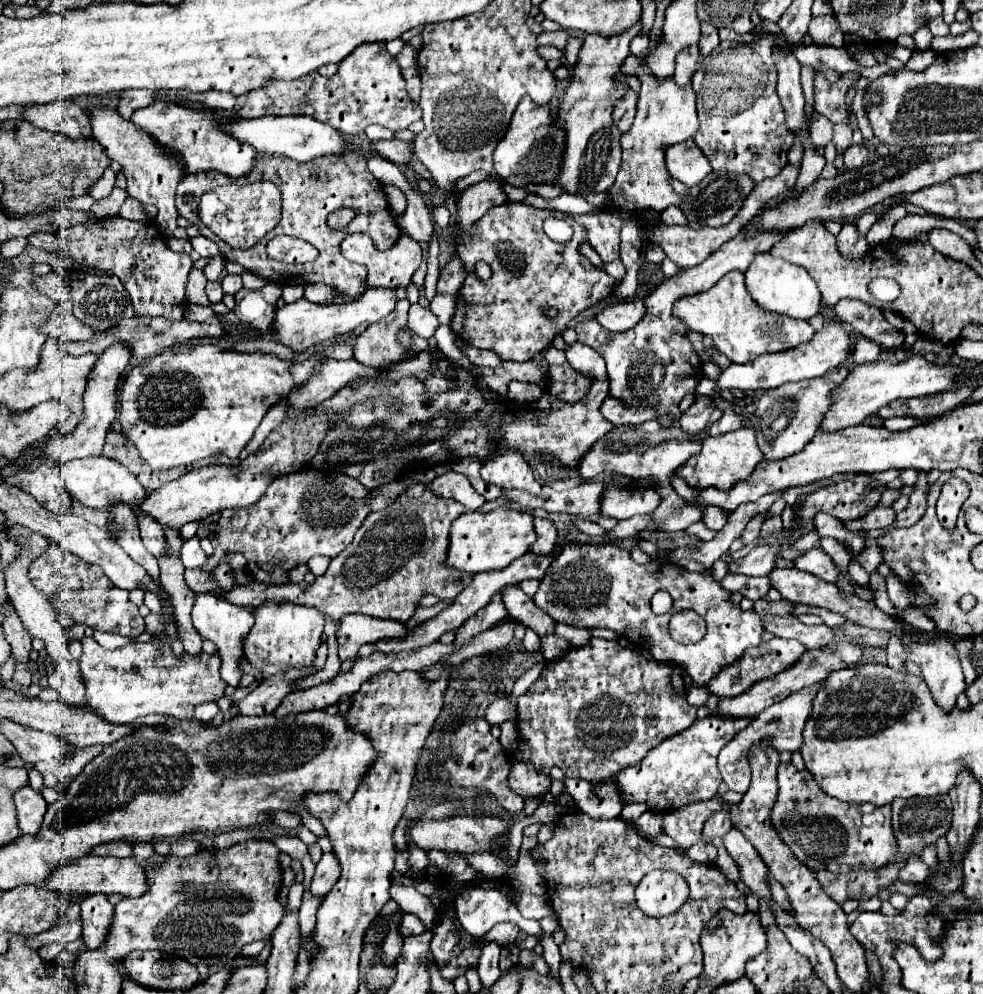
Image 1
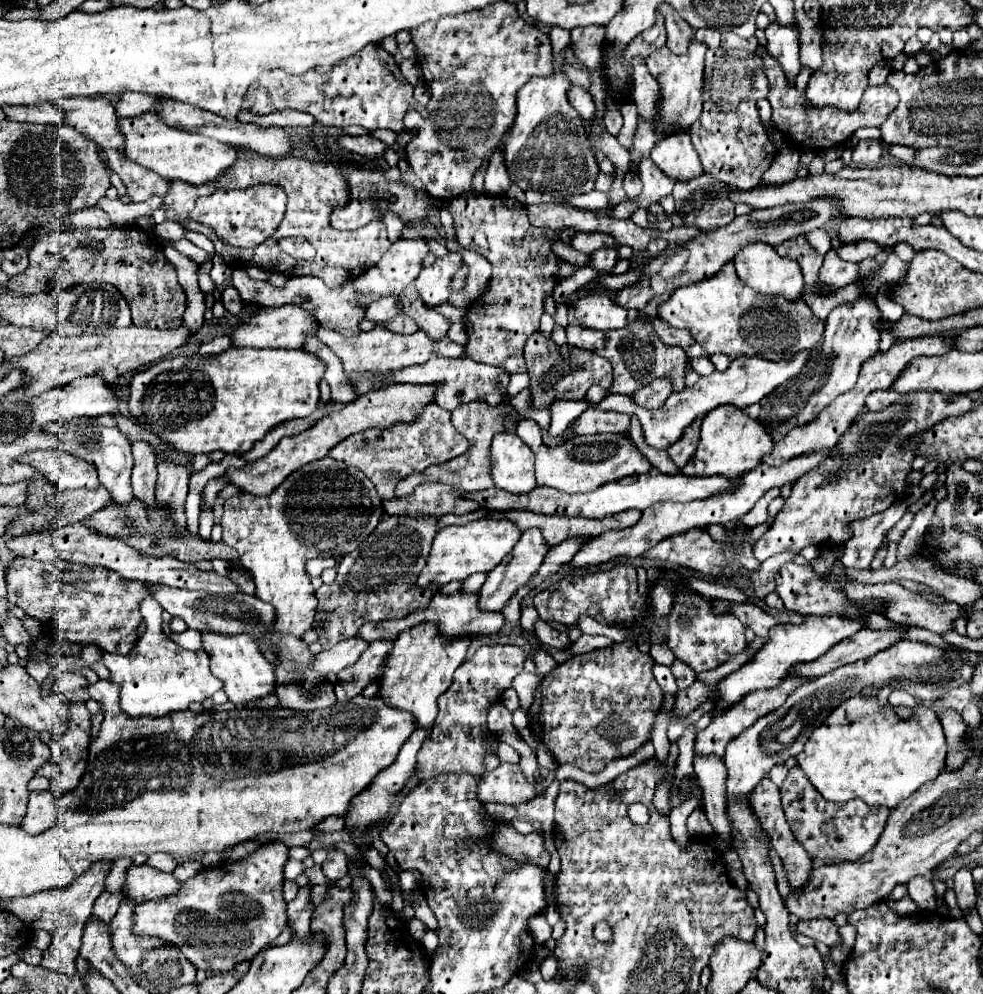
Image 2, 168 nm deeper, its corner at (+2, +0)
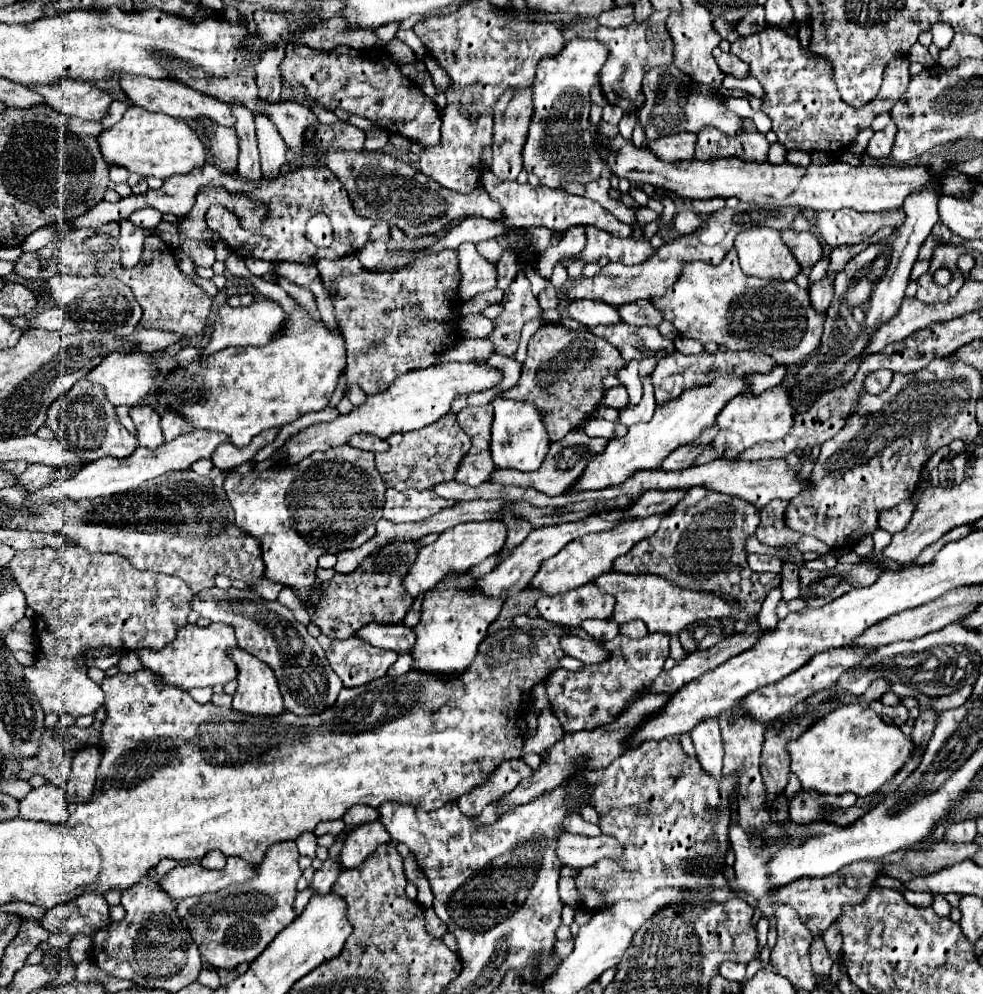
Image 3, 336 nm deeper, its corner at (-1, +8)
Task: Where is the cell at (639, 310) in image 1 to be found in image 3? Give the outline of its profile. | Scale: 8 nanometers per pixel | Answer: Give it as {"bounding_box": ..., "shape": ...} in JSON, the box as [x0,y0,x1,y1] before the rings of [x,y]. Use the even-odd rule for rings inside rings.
{"bounding_box":[567,299,621,327],"shape":[[[595,299],[571,301],[567,311],[569,311],[569,317],[573,317],[575,321],[579,321],[581,325],[587,325],[587,327],[621,323],[621,315],[619,315],[617,307],[611,307],[609,303],[599,303]]]}

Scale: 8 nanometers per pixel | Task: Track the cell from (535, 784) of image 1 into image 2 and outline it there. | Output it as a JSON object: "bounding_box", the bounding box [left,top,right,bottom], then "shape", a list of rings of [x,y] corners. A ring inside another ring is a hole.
{"bounding_box":[478,763,536,805],"shape":[[[500,763],[494,771],[478,783],[478,801],[482,803],[504,803],[520,805],[536,797],[534,787],[526,781],[520,765]]]}

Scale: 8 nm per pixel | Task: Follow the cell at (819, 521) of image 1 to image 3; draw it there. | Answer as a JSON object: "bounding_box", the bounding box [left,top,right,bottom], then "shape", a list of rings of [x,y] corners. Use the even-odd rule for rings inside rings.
{"bounding_box":[879,499,915,535],"shape":[[[907,499],[907,501],[899,503],[899,507],[893,507],[893,511],[883,511],[883,515],[879,515],[879,529],[887,531],[891,535],[899,533],[909,523],[913,509],[915,509],[913,501]]]}

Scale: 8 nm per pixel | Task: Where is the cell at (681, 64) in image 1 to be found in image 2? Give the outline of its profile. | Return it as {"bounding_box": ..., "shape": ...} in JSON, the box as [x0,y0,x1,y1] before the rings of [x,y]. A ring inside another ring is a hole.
{"bounding_box":[658,3,692,53],"shape":[[[662,3],[658,7],[660,15],[664,17],[666,21],[666,33],[668,33],[668,49],[672,53],[684,53],[688,51],[688,43],[690,43],[690,37],[692,37],[692,27],[688,27],[688,23],[676,13],[676,9],[668,3]]]}

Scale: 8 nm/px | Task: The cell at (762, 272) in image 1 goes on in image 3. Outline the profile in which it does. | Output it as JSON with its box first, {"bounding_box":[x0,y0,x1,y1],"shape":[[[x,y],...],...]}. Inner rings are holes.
{"bounding_box":[735,227,801,281],"shape":[[[755,227],[735,237],[735,251],[747,275],[775,281],[791,281],[801,273],[799,261],[781,241],[779,231]]]}

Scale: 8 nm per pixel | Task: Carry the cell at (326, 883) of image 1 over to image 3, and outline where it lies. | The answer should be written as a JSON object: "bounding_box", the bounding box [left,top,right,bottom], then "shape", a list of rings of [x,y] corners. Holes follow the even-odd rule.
{"bounding_box":[339,821,391,869],"shape":[[[379,821],[359,825],[347,835],[339,855],[339,863],[343,863],[343,867],[347,869],[357,867],[365,857],[369,857],[375,851],[379,843],[387,841],[391,841],[391,835],[385,831],[385,827]]]}

